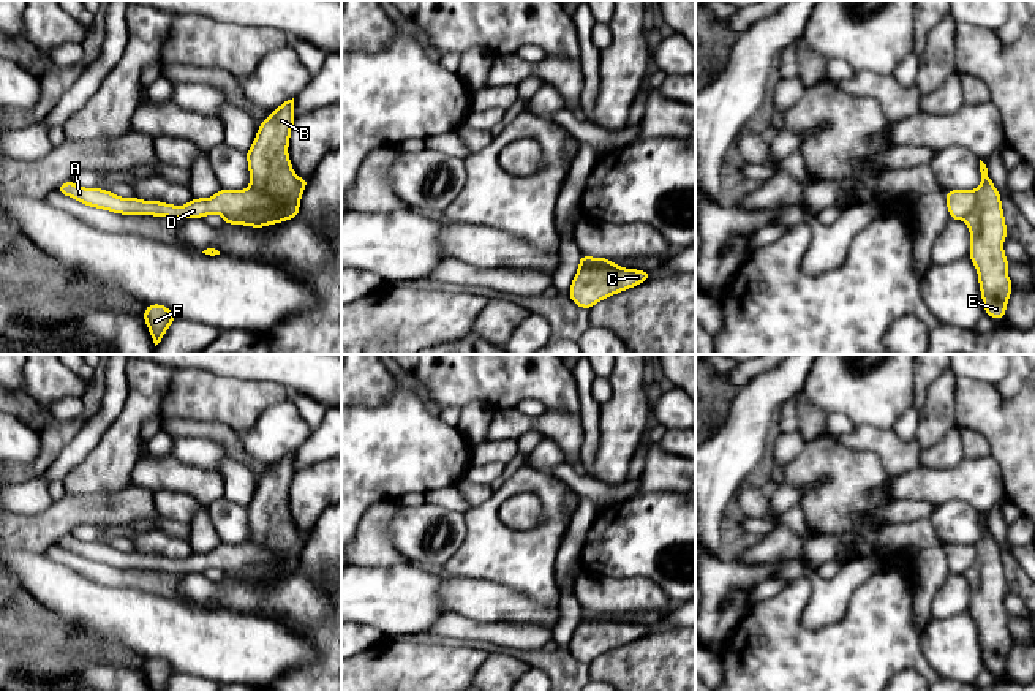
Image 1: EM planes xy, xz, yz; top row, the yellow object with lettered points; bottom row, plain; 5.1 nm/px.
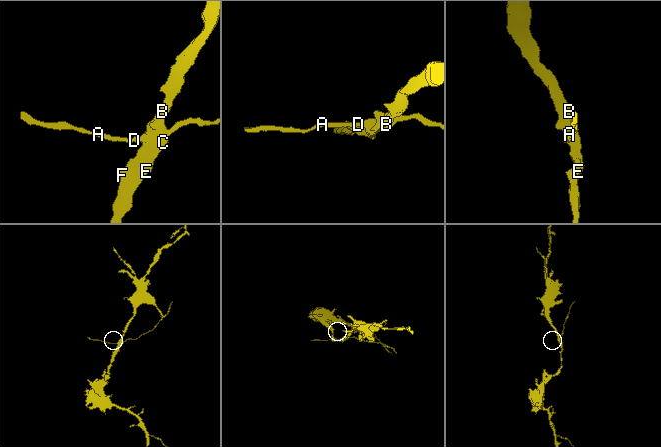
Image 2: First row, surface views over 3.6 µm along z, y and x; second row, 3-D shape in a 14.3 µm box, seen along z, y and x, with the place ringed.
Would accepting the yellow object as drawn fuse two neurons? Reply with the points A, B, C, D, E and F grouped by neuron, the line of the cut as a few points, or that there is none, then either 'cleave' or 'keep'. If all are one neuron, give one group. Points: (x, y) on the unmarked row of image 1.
A D / B C E F; cut in xy along (275, 555), (270, 563), (255, 563), (225, 573); cleave

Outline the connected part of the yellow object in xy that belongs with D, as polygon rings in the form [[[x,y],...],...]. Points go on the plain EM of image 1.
[[[68,534],[55,546],[73,552],[88,561],[109,565],[120,569],[152,569],[166,572],[204,572],[218,568],[223,572],[234,572],[254,565],[272,565],[275,555],[261,544],[226,544],[220,542],[212,552],[193,552],[185,560],[166,558],[161,555],[144,555],[139,552],[120,552],[103,542],[85,542]]]

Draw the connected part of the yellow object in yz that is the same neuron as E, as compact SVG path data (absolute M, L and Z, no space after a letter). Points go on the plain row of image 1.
M980 514L981 538L975 546L977 557L964 574L970 585L969 612L978 626L978 640L984 667L994 674L1005 672L1007 658L1013 645L1008 631L1008 612L1003 595L1008 590L1002 550L988 530L986 519Z

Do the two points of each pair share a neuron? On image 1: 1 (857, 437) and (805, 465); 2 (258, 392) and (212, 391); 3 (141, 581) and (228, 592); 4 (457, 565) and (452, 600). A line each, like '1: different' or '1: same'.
1: different
2: same
3: different
4: different

